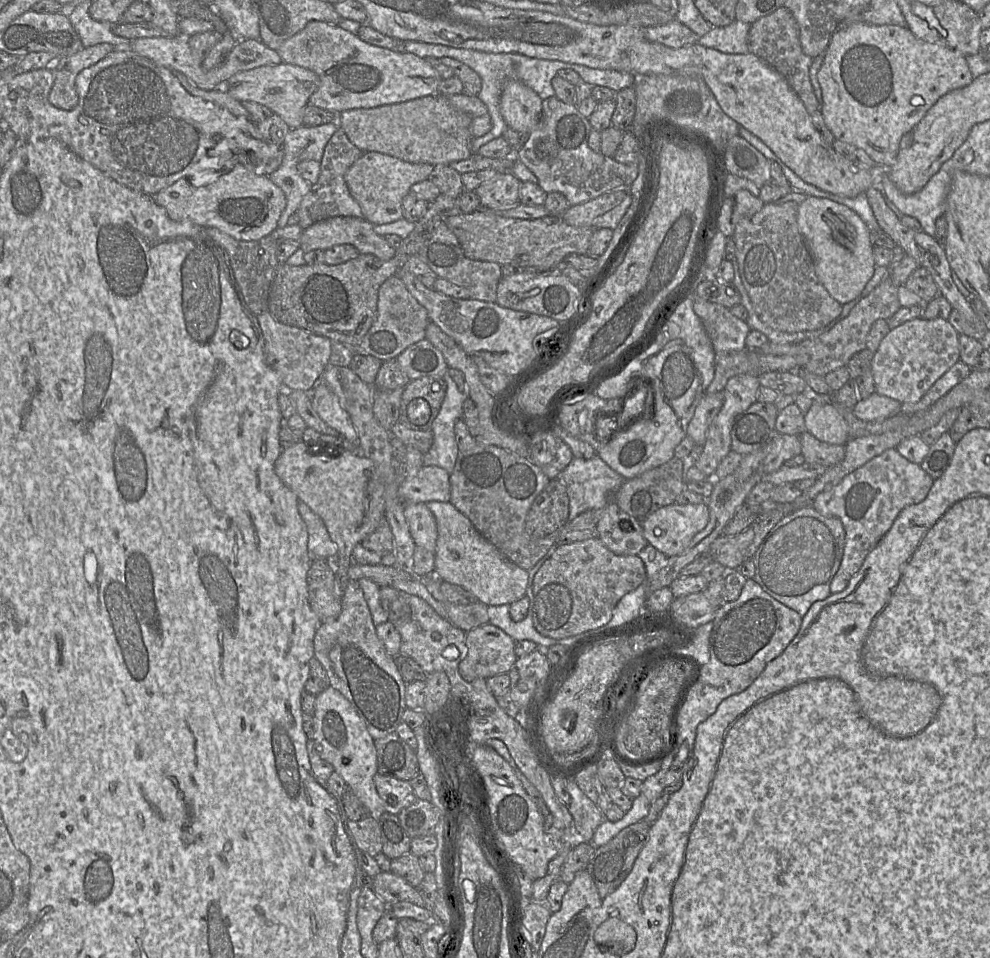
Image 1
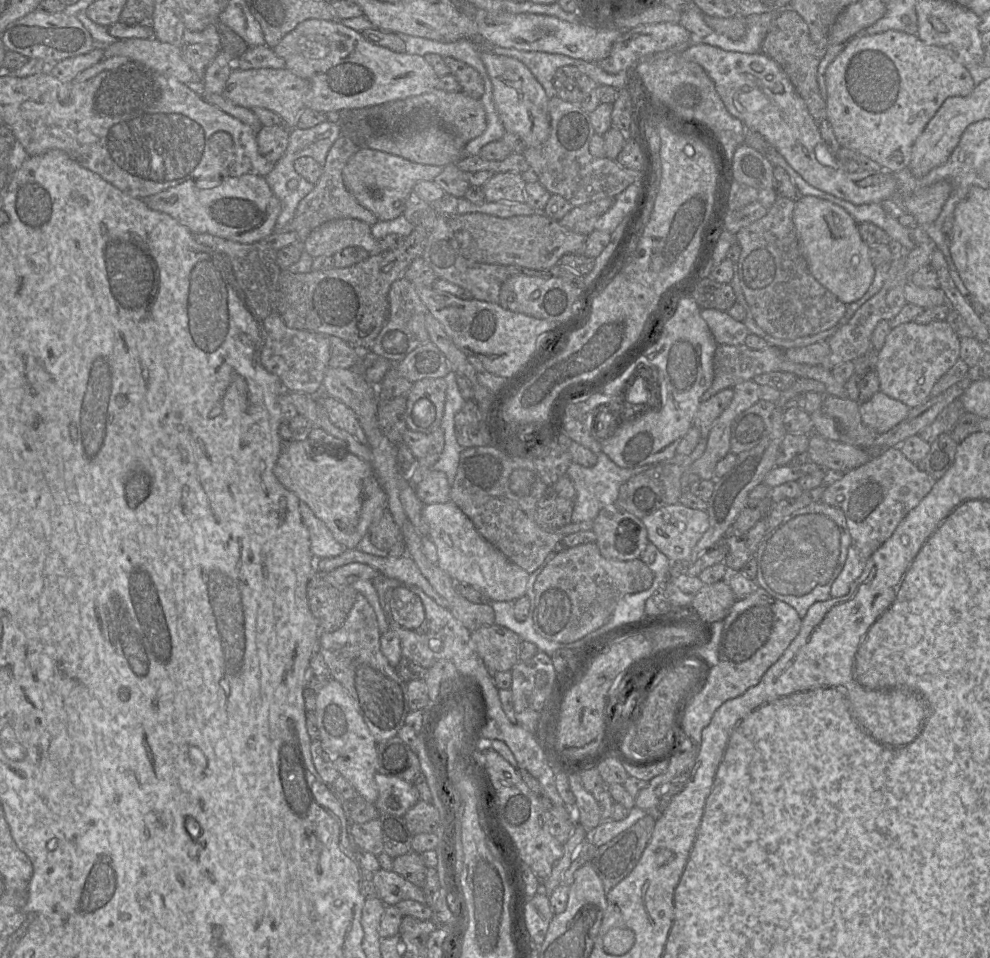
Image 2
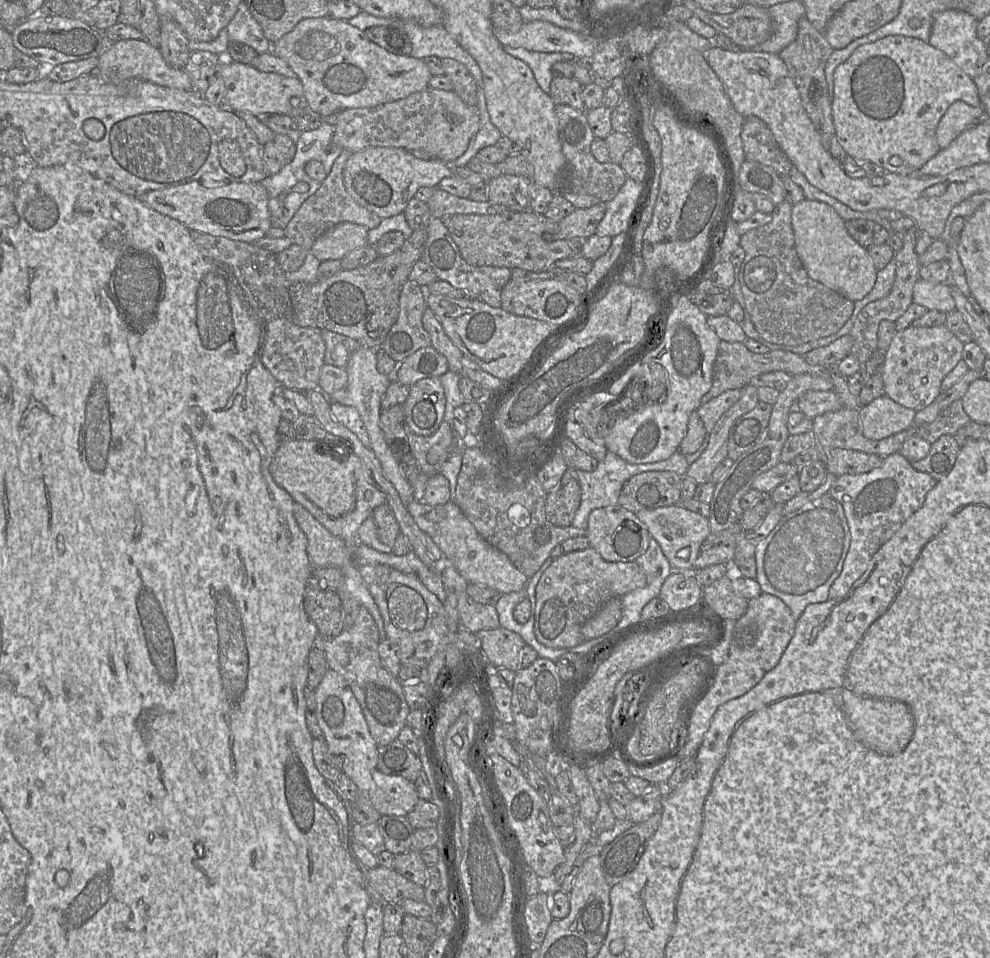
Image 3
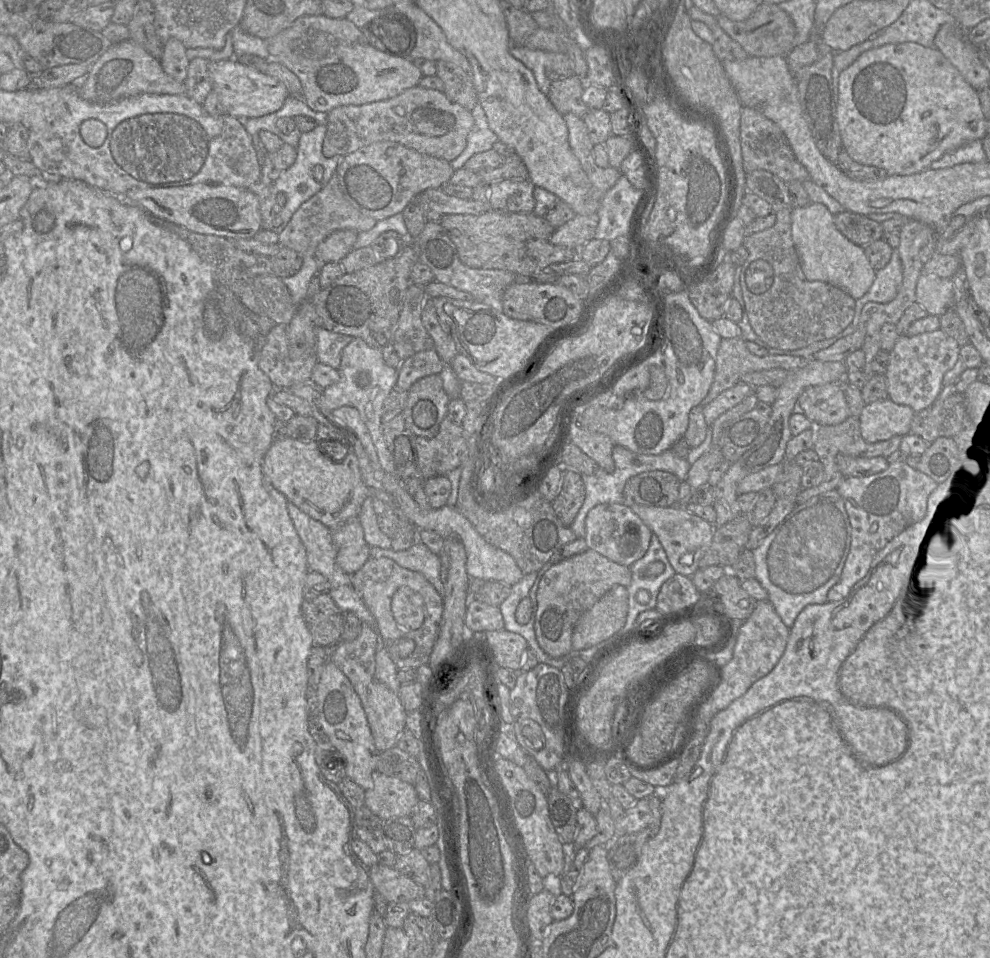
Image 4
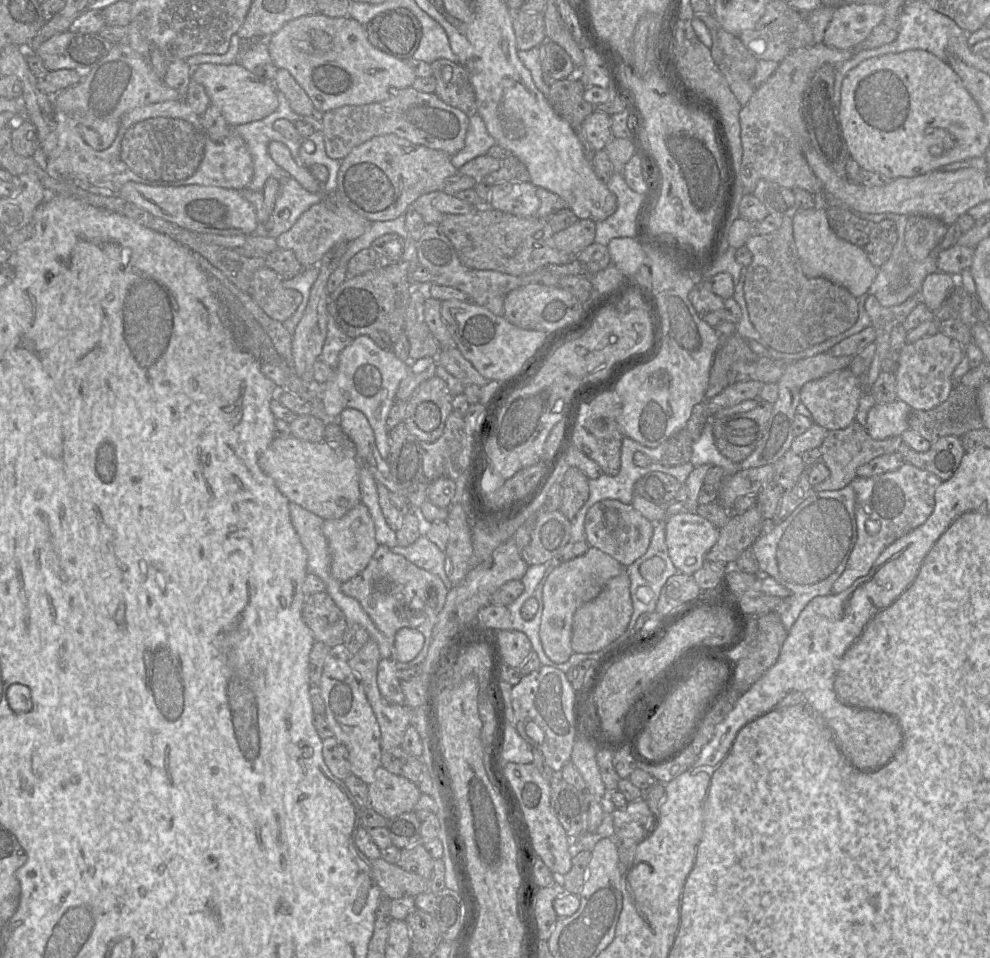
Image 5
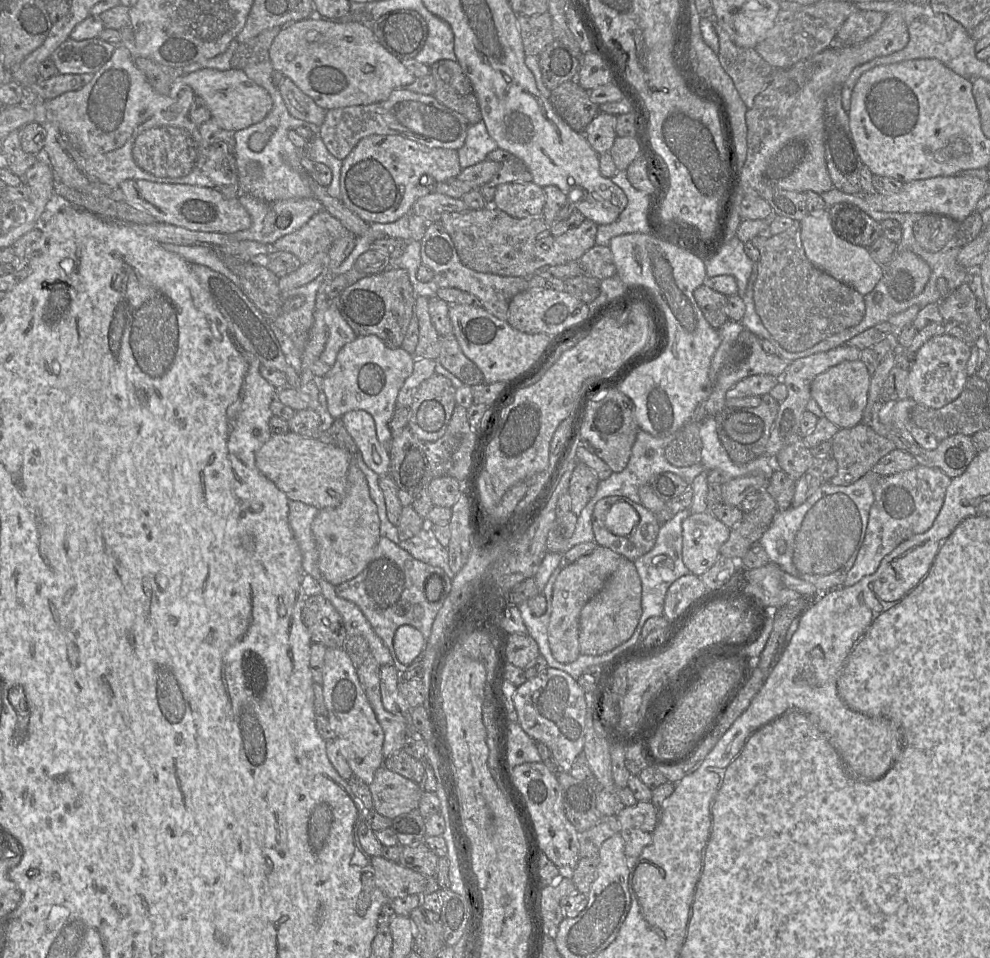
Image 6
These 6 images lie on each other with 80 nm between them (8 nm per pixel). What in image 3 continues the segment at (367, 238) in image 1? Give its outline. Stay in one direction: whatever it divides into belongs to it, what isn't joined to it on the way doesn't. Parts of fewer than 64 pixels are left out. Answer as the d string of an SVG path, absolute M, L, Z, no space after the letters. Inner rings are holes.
M339 223L315 240L310 253L319 261L341 260L350 251L368 245L368 231L368 228L360 224Z

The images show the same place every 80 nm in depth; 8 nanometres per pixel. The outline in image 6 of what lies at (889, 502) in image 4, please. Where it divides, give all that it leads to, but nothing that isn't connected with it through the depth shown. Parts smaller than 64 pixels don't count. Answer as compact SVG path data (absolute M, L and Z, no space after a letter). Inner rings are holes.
M921 465L890 476L882 476L874 483L874 503L870 508L865 537L857 558L841 587L856 584L874 573L882 559L902 542L926 532L935 521L944 501L951 478L937 468Z

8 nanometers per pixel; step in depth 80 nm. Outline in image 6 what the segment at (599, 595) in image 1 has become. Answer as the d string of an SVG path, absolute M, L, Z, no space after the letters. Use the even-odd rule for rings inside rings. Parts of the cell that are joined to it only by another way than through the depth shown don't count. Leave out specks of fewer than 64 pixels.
M597 546L590 554L584 555L564 567L556 578L552 592L552 612L548 624L548 642L553 657L560 663L571 663L580 655L579 651L579 617L584 605L604 587L607 579L618 568L621 555L609 548Z

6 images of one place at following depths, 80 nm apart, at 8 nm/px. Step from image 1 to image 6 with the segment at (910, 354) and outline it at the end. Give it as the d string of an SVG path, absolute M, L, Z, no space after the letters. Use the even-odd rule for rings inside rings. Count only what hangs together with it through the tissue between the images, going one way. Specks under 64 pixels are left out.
M942 334L925 342L915 353L915 361L908 370L909 398L918 404L938 409L954 401L962 392L967 376L967 362L973 343L961 341L955 337Z

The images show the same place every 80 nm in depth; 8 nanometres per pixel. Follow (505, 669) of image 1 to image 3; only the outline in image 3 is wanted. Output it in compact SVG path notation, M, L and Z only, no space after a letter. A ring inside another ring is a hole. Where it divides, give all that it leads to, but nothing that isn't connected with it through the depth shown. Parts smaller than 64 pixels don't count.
M498 627L480 630L476 635L489 663L496 668L521 669L521 650L526 643L518 633Z

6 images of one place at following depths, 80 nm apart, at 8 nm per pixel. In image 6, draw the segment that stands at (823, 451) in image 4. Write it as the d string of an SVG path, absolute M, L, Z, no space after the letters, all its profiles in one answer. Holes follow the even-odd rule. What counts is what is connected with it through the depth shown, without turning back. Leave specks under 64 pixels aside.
M859 423L852 428L839 429L831 439L831 445L831 457L837 462L837 474L829 483L836 486L847 486L856 482L872 471L882 457L895 449L893 442L878 435L864 423Z

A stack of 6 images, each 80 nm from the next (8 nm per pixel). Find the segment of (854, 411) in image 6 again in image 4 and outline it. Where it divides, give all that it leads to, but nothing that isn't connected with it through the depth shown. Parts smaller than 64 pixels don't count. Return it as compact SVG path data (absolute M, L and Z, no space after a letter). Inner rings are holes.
M842 382L807 387L798 404L814 425L837 425L851 416Z

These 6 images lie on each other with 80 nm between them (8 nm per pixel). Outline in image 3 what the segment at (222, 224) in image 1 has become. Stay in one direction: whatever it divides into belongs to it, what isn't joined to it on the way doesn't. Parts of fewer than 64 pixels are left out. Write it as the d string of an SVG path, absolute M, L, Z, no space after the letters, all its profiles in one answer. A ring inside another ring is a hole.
M196 180L180 186L150 191L136 198L153 210L179 221L189 230L213 236L251 243L264 237L272 227L268 192L259 182L231 182L207 188Z

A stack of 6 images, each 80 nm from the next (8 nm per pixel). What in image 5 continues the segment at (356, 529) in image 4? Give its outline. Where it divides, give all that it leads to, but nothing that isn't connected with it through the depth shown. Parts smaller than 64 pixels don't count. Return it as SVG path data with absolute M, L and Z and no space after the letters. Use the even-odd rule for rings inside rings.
M362 502L356 504L340 518L324 519L322 532L329 548L330 573L340 583L360 574L378 547L374 522L368 508Z

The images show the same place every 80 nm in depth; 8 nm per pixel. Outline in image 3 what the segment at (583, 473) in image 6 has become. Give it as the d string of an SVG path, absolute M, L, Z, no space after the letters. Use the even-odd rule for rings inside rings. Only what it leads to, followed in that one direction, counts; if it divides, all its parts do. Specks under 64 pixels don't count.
M568 469L555 488L547 492L545 513L547 520L555 526L572 524L581 501L581 490L575 469Z

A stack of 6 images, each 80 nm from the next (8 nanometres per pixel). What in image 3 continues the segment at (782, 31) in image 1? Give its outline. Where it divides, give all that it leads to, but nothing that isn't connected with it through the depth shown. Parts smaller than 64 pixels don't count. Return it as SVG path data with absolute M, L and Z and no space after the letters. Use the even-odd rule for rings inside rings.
M804 16L798 21L796 39L778 54L784 61L789 75L797 87L808 117L820 135L824 148L828 151L830 149L830 142L835 136L835 127L832 116L832 102L825 78L825 66L833 50L825 39L823 32L817 31Z

